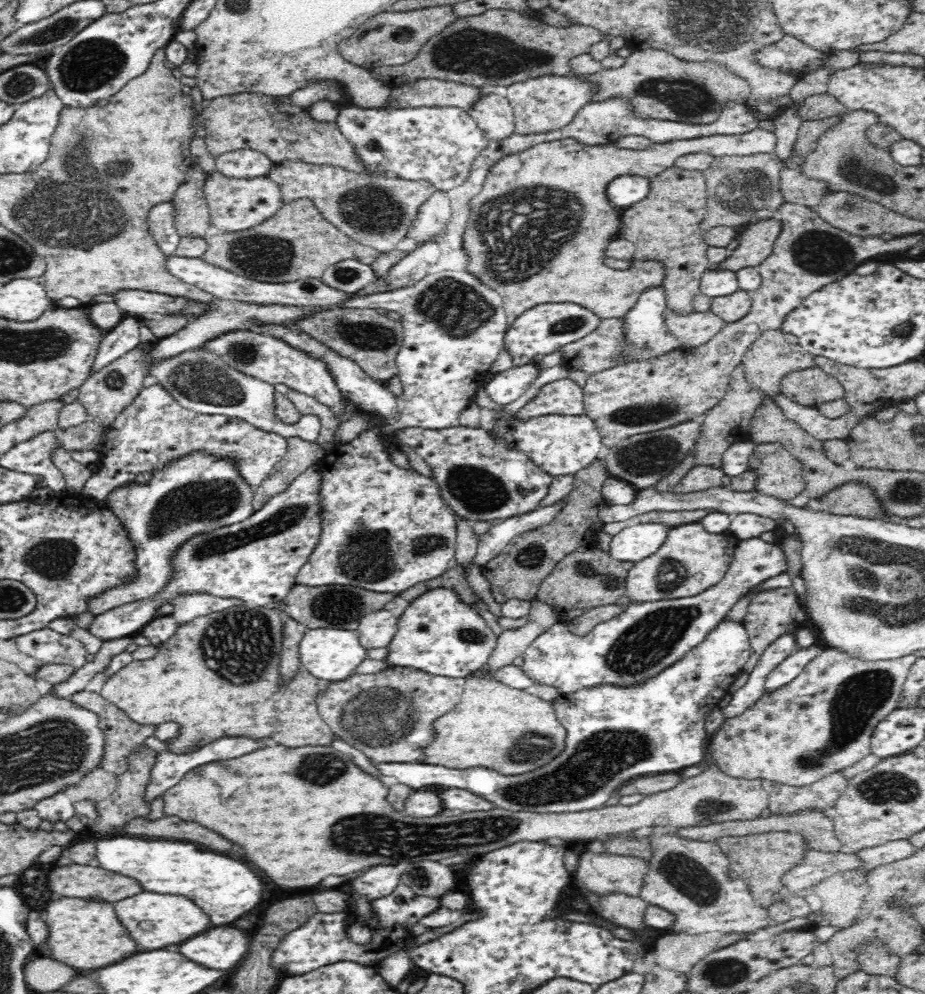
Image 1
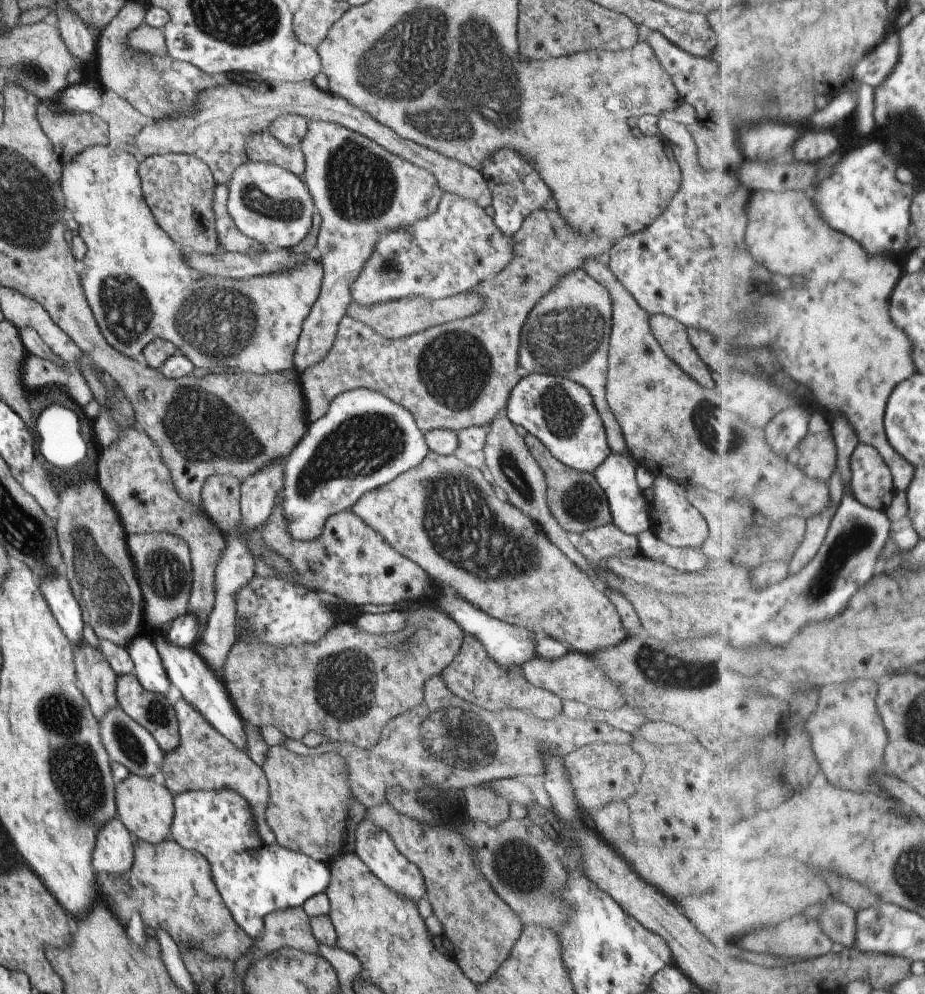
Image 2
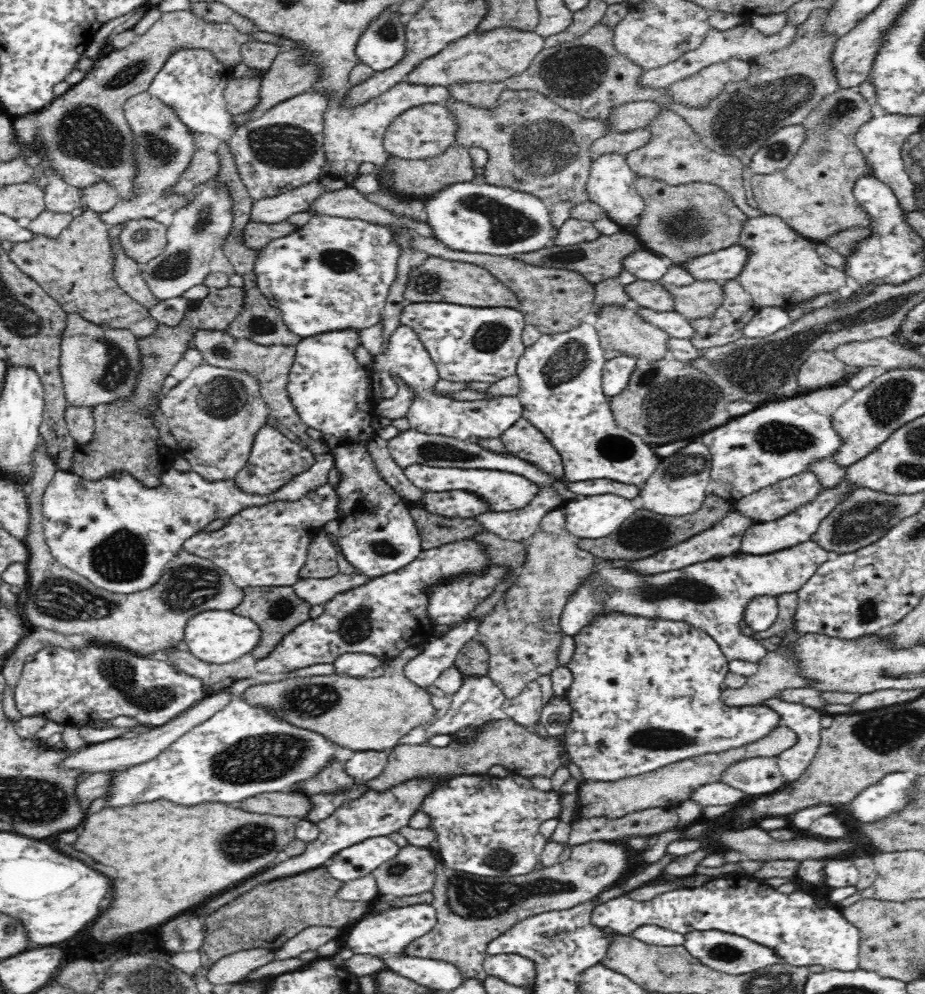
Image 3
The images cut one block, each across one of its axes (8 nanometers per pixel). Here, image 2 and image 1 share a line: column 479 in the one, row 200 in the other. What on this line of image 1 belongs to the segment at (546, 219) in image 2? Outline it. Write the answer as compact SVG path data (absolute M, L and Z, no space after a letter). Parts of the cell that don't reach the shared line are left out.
M298 161L273 162L265 176L278 185L284 205L310 198L320 214L346 236L381 253L396 250L396 244L406 236L420 205L437 190L430 181L368 176L338 166Z

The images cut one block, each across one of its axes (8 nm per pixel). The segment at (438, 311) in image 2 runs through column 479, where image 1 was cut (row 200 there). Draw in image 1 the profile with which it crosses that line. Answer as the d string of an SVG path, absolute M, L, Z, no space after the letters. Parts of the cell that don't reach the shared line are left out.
M310 198L285 204L272 217L248 230L204 238L206 252L201 256L211 266L234 272L234 275L264 283L292 283L319 279L328 267L346 259L372 265L381 252L357 243L328 222Z

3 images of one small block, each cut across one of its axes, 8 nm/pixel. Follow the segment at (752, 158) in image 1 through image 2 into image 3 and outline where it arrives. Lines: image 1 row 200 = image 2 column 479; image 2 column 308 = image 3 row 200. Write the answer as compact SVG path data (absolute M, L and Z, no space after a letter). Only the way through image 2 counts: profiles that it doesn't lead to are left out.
M814 9L808 18L797 26L796 38L787 46L771 53L764 53L758 56L750 64L750 74L746 80L728 83L724 90L704 108L692 108L682 103L671 102L671 110L679 114L696 132L700 142L704 143L710 150L721 152L724 155L736 156L743 162L742 180L746 201L752 208L757 208L758 203L751 190L750 178L756 174L749 166L752 157L759 148L766 142L770 135L777 130L790 125L802 125L808 116L825 97L838 92L841 89L832 63L834 47L840 38L837 34L825 32L825 22L829 11L826 9Z

